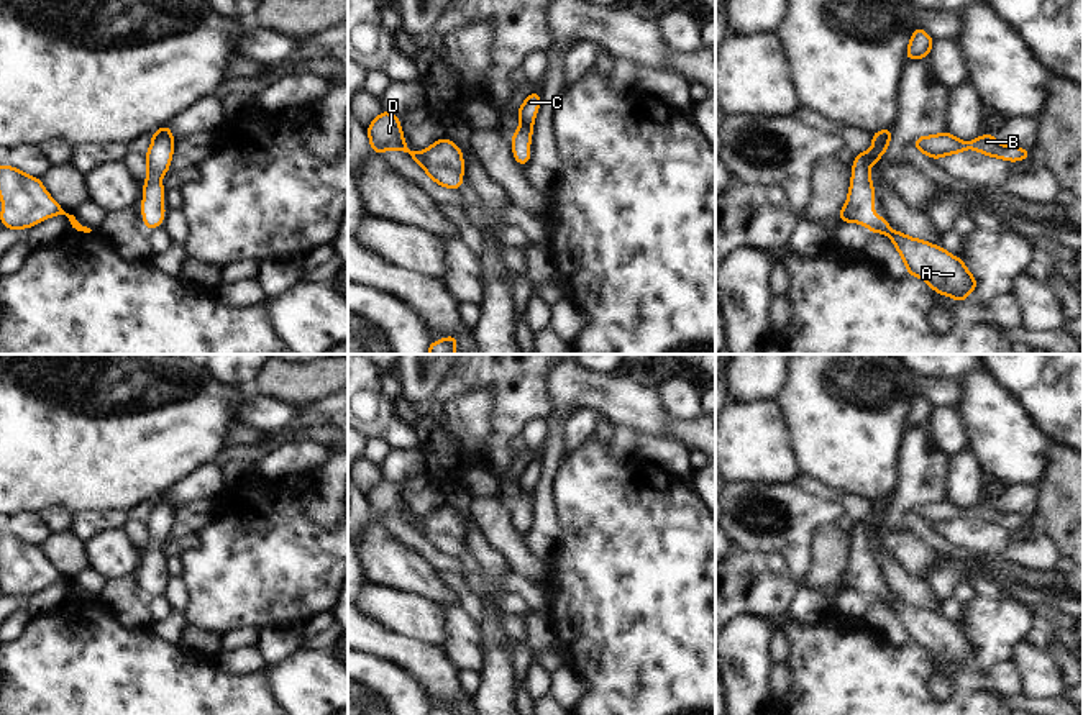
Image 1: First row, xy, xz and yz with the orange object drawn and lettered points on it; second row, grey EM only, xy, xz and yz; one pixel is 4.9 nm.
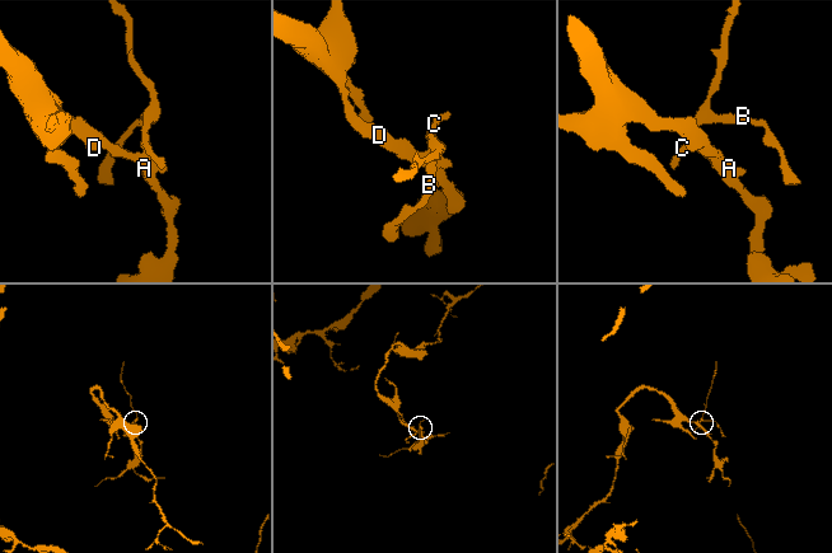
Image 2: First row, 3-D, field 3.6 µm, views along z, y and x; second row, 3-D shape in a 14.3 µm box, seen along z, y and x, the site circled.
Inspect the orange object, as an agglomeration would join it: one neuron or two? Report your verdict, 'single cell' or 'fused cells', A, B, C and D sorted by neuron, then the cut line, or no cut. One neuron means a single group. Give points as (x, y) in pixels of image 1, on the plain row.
single cell; A B C D; no cut

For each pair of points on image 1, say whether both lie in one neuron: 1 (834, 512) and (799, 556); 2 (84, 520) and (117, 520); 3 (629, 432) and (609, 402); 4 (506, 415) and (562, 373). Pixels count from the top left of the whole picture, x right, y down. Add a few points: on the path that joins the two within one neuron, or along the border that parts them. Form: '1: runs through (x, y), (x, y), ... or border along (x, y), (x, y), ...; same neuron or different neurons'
1: runs through (819, 514), (799, 533), (799, 541); same neuron
2: runs through (92, 520), (109, 520); same neuron
3: border along (616, 423), (630, 423), (648, 433); different neurons
4: border along (548, 371), (547, 392), (553, 410); different neurons

